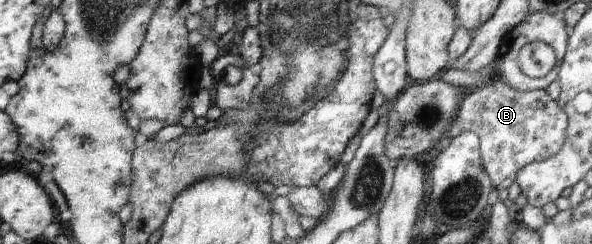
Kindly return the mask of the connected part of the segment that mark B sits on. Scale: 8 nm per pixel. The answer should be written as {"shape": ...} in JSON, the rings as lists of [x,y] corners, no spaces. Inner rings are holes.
{"shape":[[[496,77],[483,87],[465,93],[448,136],[470,132],[477,137],[484,173],[490,185],[503,195],[525,165],[544,161],[559,152],[567,127],[566,114],[545,90],[514,91]]]}

